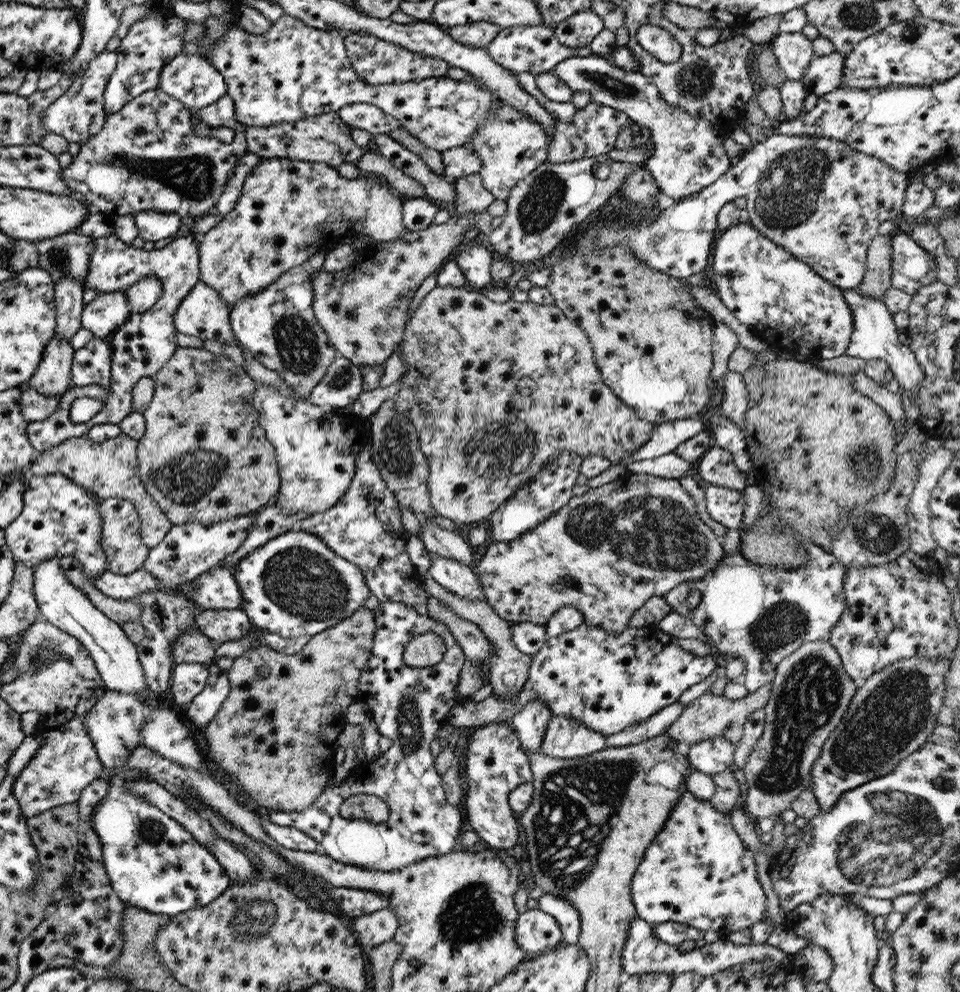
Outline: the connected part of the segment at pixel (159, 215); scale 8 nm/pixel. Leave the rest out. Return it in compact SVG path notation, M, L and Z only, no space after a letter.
M142 210L131 216L134 218L139 238L142 238L144 242L154 243L162 238L174 237L181 226L180 218L171 212Z

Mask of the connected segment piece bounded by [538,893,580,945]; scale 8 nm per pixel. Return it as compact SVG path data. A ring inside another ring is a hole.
M543 893L538 908L550 914L562 932L561 944L576 944L580 929L578 912L564 898Z

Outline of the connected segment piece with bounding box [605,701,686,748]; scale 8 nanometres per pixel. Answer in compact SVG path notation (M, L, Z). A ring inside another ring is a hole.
M675 701L673 704L661 708L649 718L631 724L617 734L605 736L606 746L617 748L639 744L648 738L655 738L658 734L663 734L664 730L667 730L677 720L685 707L686 705Z

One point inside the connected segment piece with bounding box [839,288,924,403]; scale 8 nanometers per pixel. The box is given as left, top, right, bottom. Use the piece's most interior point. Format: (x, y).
(874, 336)

